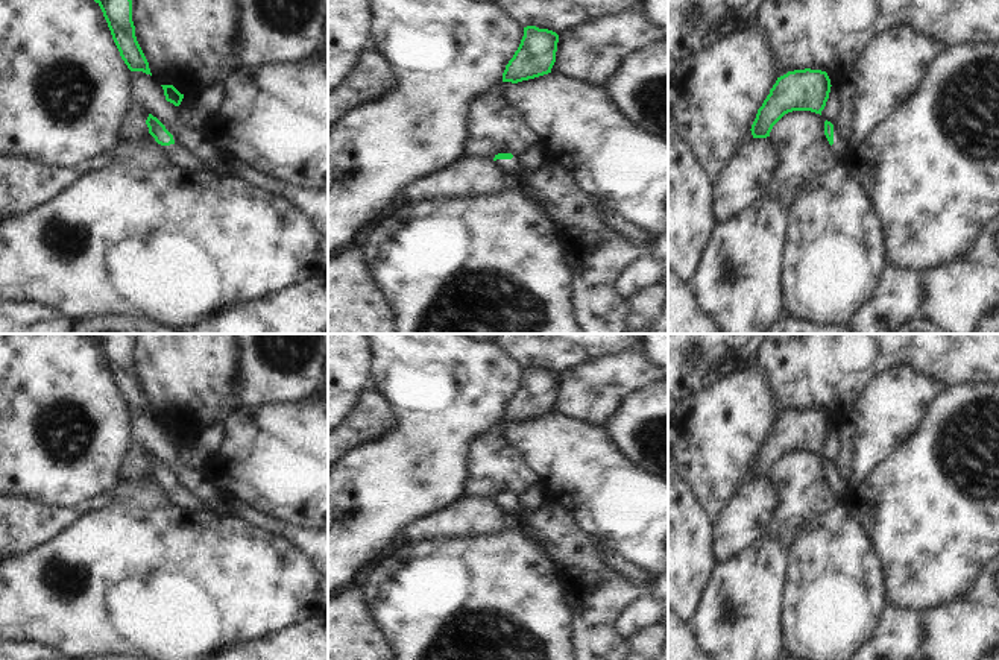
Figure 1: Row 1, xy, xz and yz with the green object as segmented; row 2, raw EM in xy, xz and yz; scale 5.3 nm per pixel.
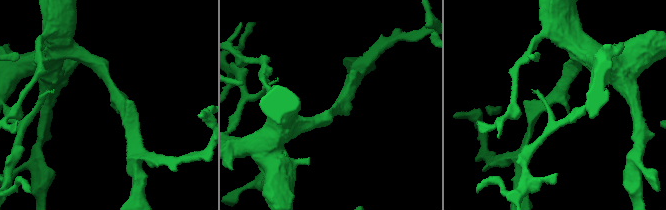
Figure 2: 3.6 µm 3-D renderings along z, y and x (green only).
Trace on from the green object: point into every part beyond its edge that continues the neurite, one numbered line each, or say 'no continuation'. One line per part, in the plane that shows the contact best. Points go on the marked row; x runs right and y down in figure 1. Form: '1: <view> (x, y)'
1: xy (178, 154)

